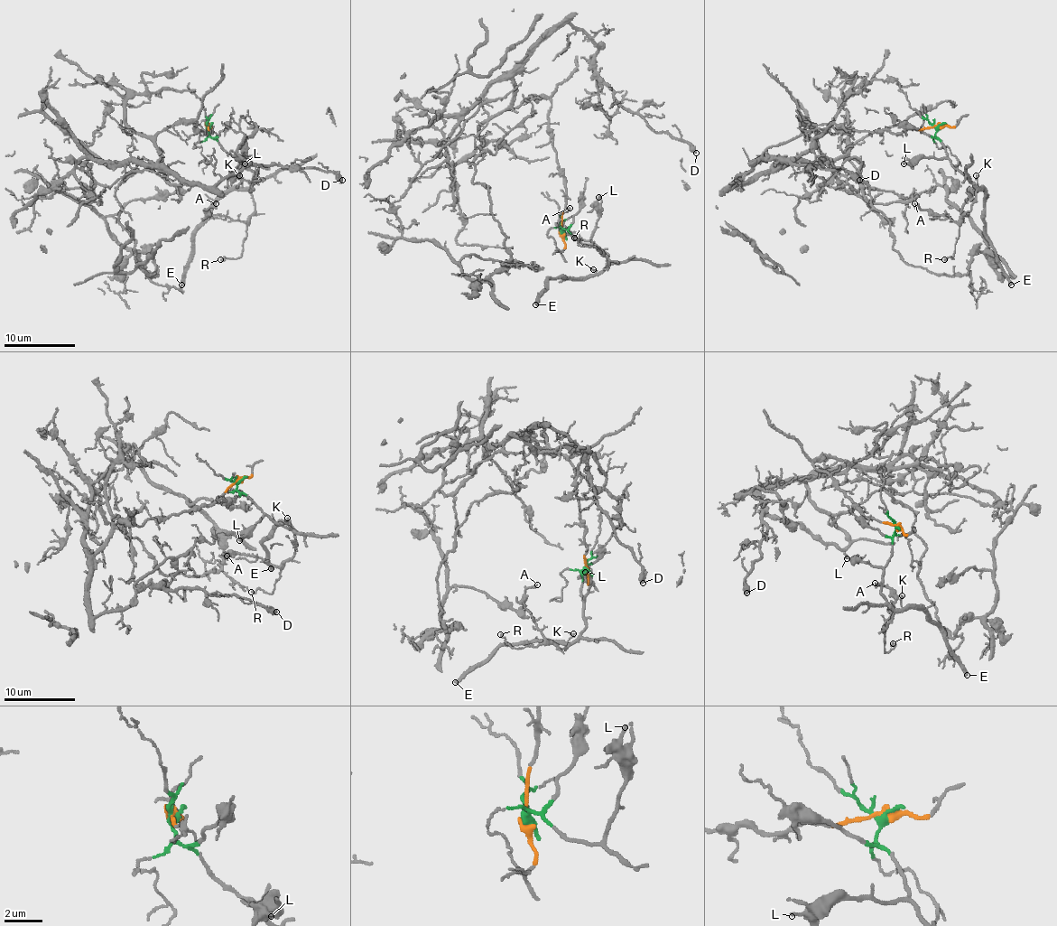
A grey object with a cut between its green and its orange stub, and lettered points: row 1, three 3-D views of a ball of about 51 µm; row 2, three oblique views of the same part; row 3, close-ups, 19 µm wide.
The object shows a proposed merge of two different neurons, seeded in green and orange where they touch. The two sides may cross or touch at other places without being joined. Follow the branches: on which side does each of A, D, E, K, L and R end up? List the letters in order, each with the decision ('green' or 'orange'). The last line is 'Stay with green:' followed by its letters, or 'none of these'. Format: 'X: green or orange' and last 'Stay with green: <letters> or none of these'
A: green
D: orange
E: green
K: green
L: green
R: green
Stay with green: A, E, K, L, R

